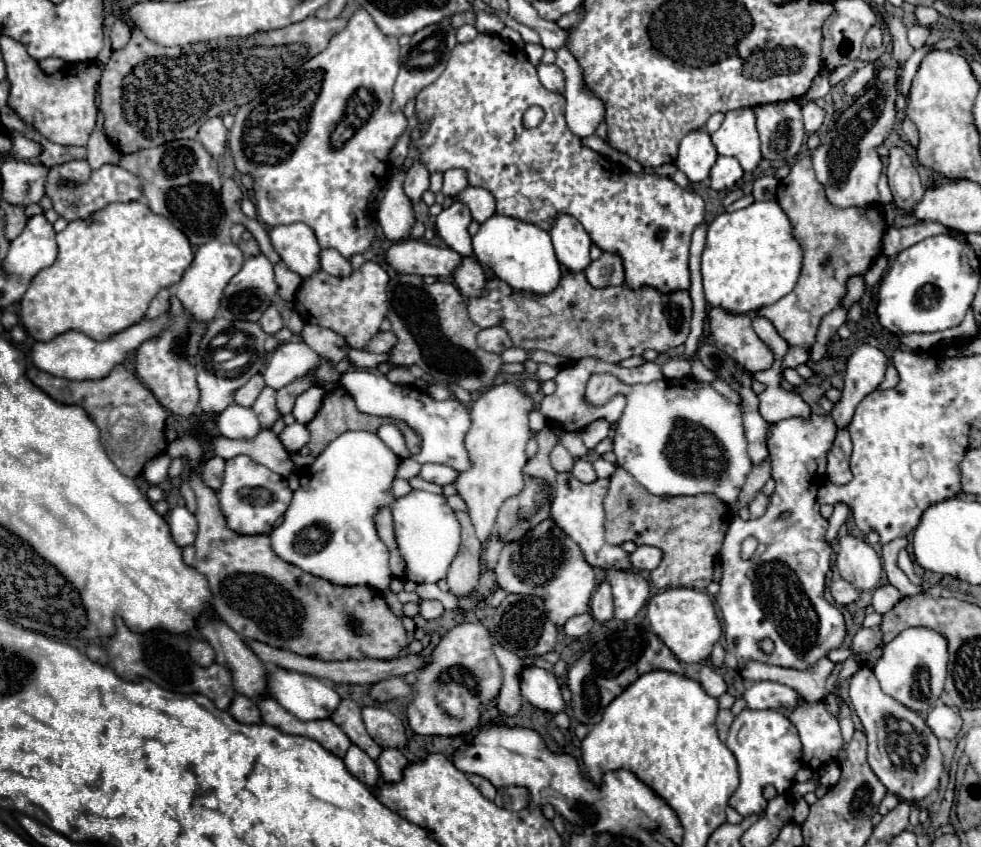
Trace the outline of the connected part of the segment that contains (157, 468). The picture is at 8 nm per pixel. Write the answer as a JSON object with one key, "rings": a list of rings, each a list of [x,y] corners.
{"rings":[[[161,454],[153,460],[149,460],[143,468],[143,476],[149,484],[161,484],[163,480],[167,480],[167,468],[171,464],[171,458],[167,454]]]}

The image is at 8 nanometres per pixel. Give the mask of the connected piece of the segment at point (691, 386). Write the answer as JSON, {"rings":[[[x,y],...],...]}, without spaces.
{"rings":[[[689,376],[675,380],[661,378],[649,384],[633,384],[629,386],[625,398],[627,406],[617,420],[613,438],[617,466],[633,474],[635,480],[655,496],[713,494],[727,506],[735,504],[749,468],[753,468],[747,456],[745,428],[741,420],[741,408],[737,404],[721,396],[709,382],[699,382]]]}

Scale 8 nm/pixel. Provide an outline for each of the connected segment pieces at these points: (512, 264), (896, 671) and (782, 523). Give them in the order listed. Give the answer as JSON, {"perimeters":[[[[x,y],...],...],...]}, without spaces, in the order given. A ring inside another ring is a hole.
{"perimeters":[[[[495,214],[485,220],[479,232],[473,236],[473,250],[477,260],[487,264],[497,274],[497,278],[501,278],[513,290],[543,296],[553,292],[561,280],[561,264],[555,258],[549,234],[517,218]]],[[[929,628],[903,630],[891,640],[873,668],[881,690],[913,712],[929,712],[939,700],[947,674],[947,640]]],[[[811,414],[809,418],[787,418],[771,426],[769,436],[769,454],[771,454],[771,468],[773,468],[773,480],[777,482],[775,494],[769,498],[767,512],[757,520],[741,520],[739,516],[733,518],[723,548],[719,552],[721,558],[721,590],[715,596],[715,602],[723,614],[725,622],[725,638],[727,638],[727,650],[733,652],[739,660],[739,672],[745,668],[747,662],[757,660],[781,668],[797,668],[807,670],[817,660],[827,656],[833,648],[839,648],[845,638],[845,620],[843,614],[825,600],[825,576],[831,566],[831,544],[825,540],[825,532],[829,522],[815,512],[817,502],[817,490],[823,484],[825,464],[827,464],[827,450],[831,448],[837,434],[837,426],[829,414],[817,416]],[[789,510],[789,518],[781,518],[781,512]],[[747,536],[755,536],[759,540],[759,546],[755,550],[755,556],[751,560],[741,560],[741,542]],[[761,638],[771,638],[775,642],[775,650],[771,656],[765,656],[757,642]]]]}

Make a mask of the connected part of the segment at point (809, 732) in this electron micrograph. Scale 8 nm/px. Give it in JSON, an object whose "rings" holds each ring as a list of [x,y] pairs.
{"rings":[[[823,702],[801,704],[787,718],[799,732],[805,766],[819,770],[837,756],[843,746],[839,722]]]}

